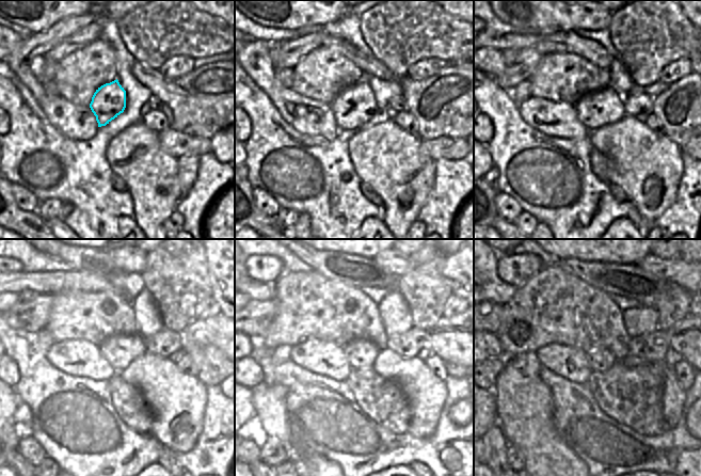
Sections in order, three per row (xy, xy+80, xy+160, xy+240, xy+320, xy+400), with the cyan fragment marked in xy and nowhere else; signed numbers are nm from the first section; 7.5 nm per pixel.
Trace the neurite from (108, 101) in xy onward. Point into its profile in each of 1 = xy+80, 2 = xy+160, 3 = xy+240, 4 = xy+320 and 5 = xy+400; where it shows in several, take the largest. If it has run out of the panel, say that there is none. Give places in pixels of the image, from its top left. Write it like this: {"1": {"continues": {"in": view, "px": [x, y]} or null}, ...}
{"1": {"continues": {"in": "xy+80", "px": [353, 107]}}, "2": {"continues": {"in": "xy+160", "px": [594, 110]}}, "3": {"continues": {"in": "xy+240", "px": [118, 350]}}, "4": {"continues": {"in": "xy+320", "px": [360, 353]}}, "5": {"continues": {"in": "xy+400", "px": [600, 360]}}}

